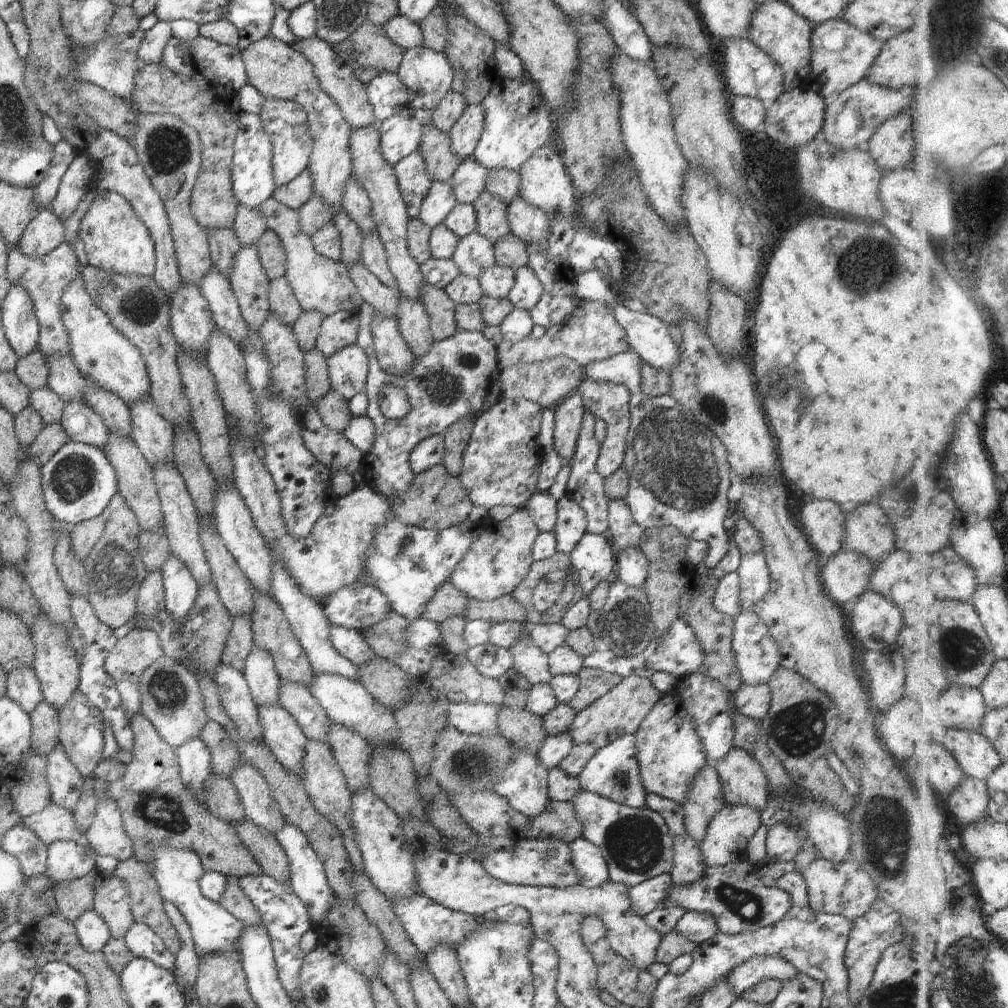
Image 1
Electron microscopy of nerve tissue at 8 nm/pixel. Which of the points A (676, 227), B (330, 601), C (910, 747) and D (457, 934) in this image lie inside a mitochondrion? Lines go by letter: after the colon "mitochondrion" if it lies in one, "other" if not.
A: other
B: other
C: other
D: other

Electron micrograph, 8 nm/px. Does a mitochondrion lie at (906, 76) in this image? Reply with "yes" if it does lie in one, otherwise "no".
no

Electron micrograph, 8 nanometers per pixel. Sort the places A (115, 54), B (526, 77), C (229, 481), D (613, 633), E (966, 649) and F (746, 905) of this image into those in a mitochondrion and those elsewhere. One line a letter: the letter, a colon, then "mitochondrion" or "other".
A: mitochondrion
B: other
C: other
D: mitochondrion
E: mitochondrion
F: mitochondrion

